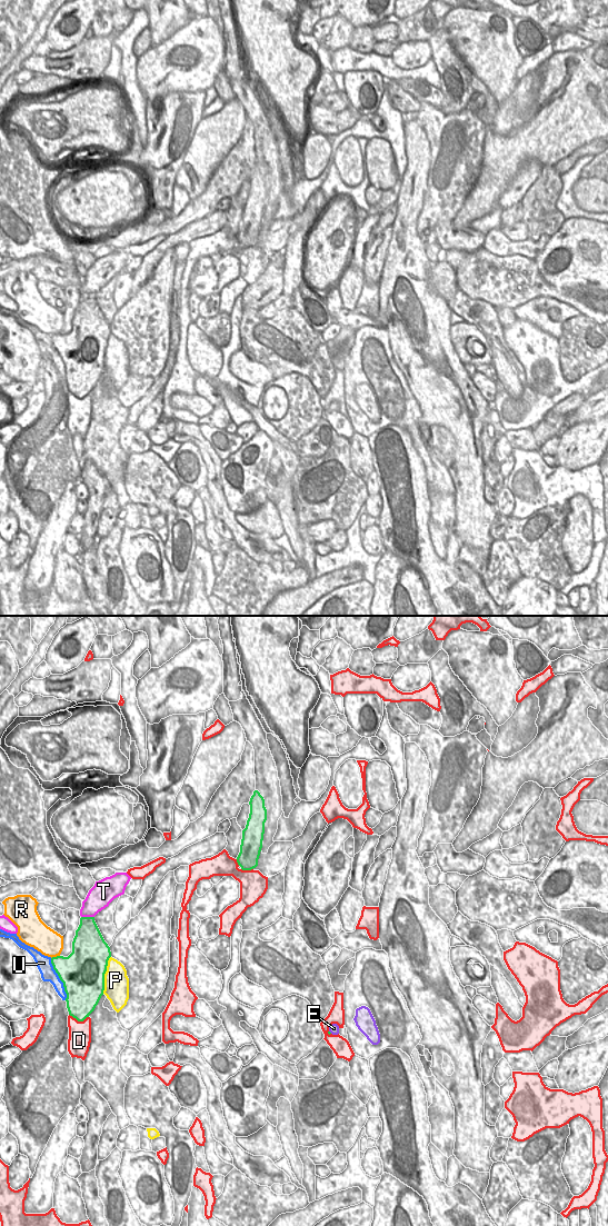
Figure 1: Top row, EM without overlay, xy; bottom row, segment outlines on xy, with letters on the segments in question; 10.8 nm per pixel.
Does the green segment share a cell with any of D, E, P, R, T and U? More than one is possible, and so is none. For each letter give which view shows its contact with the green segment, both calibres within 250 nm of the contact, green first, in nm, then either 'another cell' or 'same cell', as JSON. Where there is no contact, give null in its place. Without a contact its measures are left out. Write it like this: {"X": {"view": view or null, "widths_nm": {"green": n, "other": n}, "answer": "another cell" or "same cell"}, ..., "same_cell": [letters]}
{"D": {"view": "xy", "widths_nm": {"green": 340, "other": 240}, "answer": "another cell"}, "E": {"view": null, "answer": "same cell"}, "P": {"view": "xy", "widths_nm": {"green": 480, "other": 260}, "answer": "another cell"}, "R": {"view": "xy", "widths_nm": {"green": 340, "other": 280}, "answer": "another cell"}, "T": {"view": "xy", "widths_nm": {"green": 300, "other": 260}, "answer": "another cell"}, "U": {"view": "xy", "widths_nm": {"green": 480, "other": 170}, "answer": "another cell"}, "same_cell": ["E"]}

